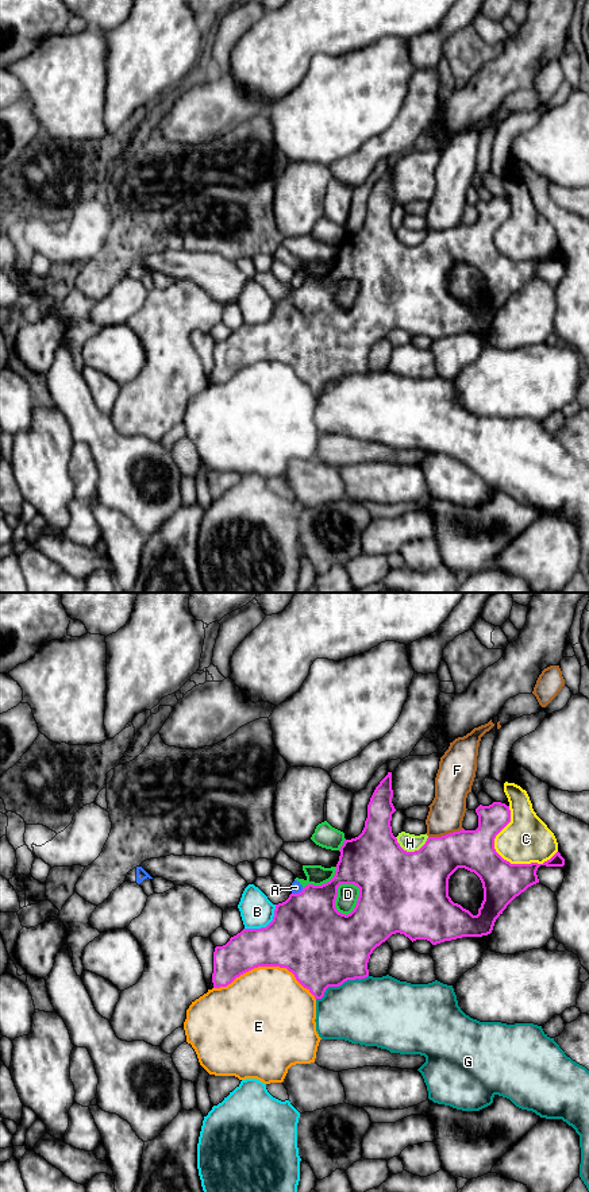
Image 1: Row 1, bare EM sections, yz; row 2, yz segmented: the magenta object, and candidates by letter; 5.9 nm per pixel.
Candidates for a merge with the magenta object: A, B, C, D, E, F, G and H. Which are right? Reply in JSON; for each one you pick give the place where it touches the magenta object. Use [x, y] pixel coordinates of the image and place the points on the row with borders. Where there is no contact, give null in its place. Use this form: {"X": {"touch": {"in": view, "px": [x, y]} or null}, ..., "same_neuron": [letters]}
{"same_neuron": []}

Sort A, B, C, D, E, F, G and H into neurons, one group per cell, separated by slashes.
A D / B / C / E / F / G / H

